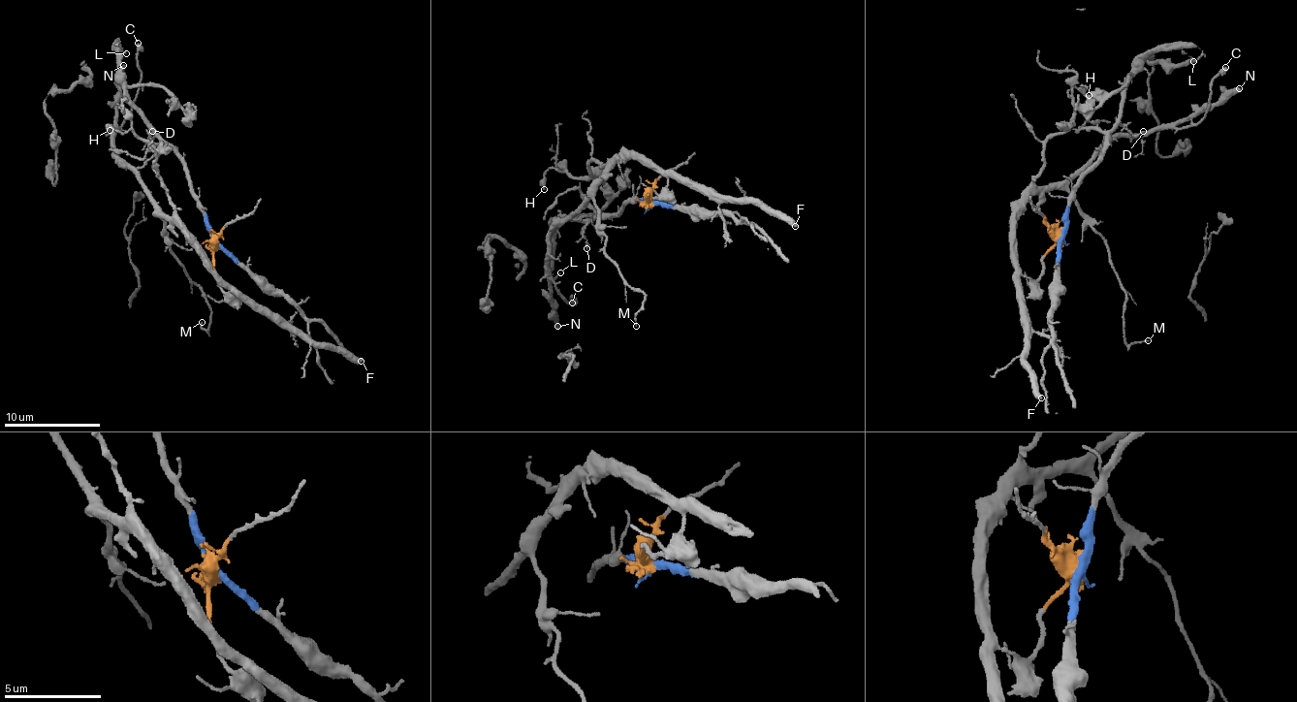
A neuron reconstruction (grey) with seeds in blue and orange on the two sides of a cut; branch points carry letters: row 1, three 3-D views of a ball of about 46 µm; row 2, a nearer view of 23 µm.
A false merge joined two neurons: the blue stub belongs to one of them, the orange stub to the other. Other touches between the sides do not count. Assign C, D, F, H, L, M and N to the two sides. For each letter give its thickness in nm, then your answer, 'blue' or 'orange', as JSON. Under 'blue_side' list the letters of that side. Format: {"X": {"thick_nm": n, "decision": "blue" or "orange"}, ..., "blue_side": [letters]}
{"C": {"thick_nm": 420, "decision": "orange"}, "D": {"thick_nm": 160, "decision": "blue"}, "F": {"thick_nm": 440, "decision": "orange"}, "H": {"thick_nm": 340, "decision": "orange"}, "L": {"thick_nm": 120, "decision": "blue"}, "M": {"thick_nm": 120, "decision": "orange"}, "N": {"thick_nm": 400, "decision": "orange"}, "blue_side": ["D", "L"]}

